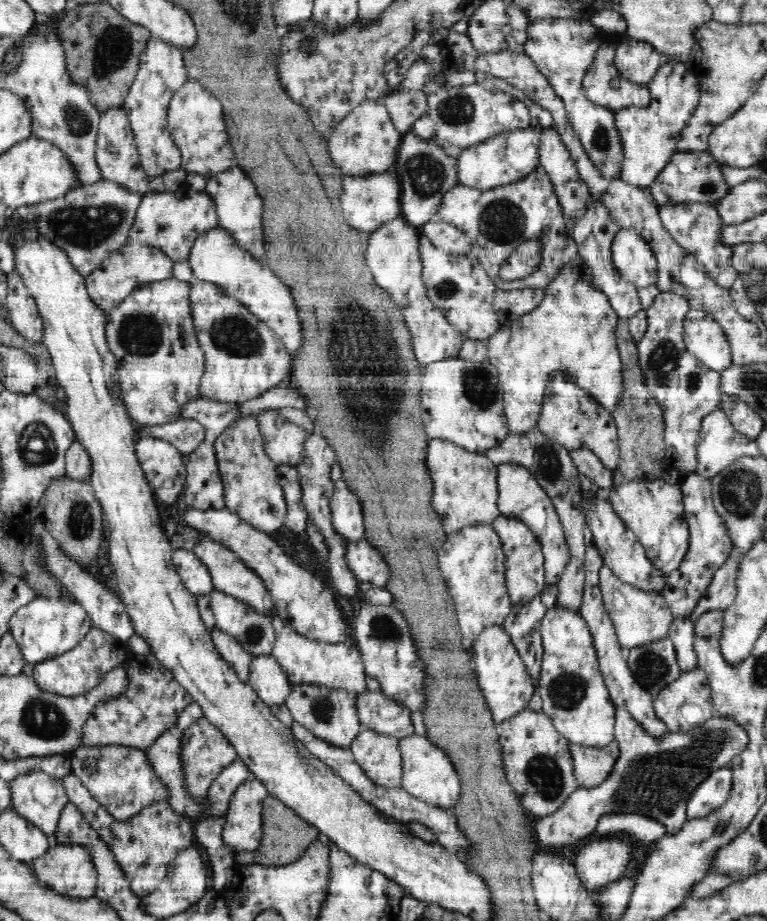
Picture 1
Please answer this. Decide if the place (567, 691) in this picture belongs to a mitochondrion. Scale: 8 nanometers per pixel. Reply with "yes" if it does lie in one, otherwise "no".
yes

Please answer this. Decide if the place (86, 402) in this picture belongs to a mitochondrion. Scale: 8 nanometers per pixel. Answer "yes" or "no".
no

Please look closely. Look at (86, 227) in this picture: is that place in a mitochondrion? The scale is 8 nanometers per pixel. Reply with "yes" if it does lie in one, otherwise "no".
yes

